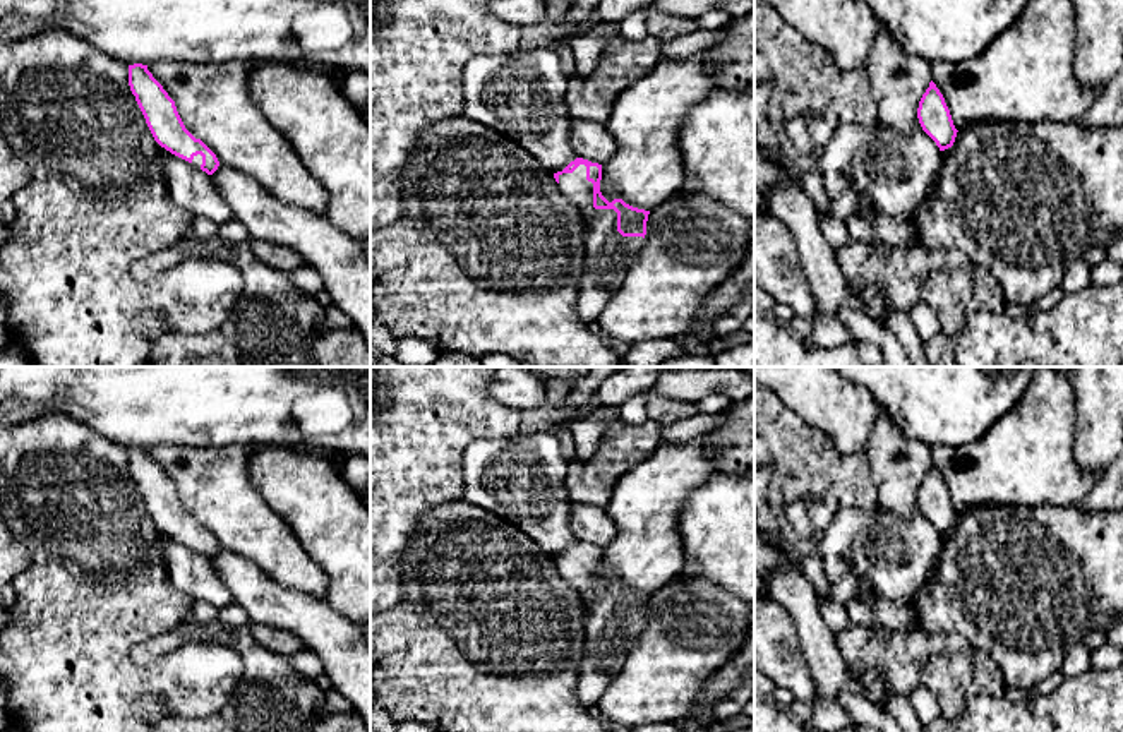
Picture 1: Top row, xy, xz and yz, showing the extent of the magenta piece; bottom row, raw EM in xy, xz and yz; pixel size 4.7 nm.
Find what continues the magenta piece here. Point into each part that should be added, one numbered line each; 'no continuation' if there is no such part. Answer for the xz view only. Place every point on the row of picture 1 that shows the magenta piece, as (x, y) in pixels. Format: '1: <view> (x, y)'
1: xz (607, 254)

